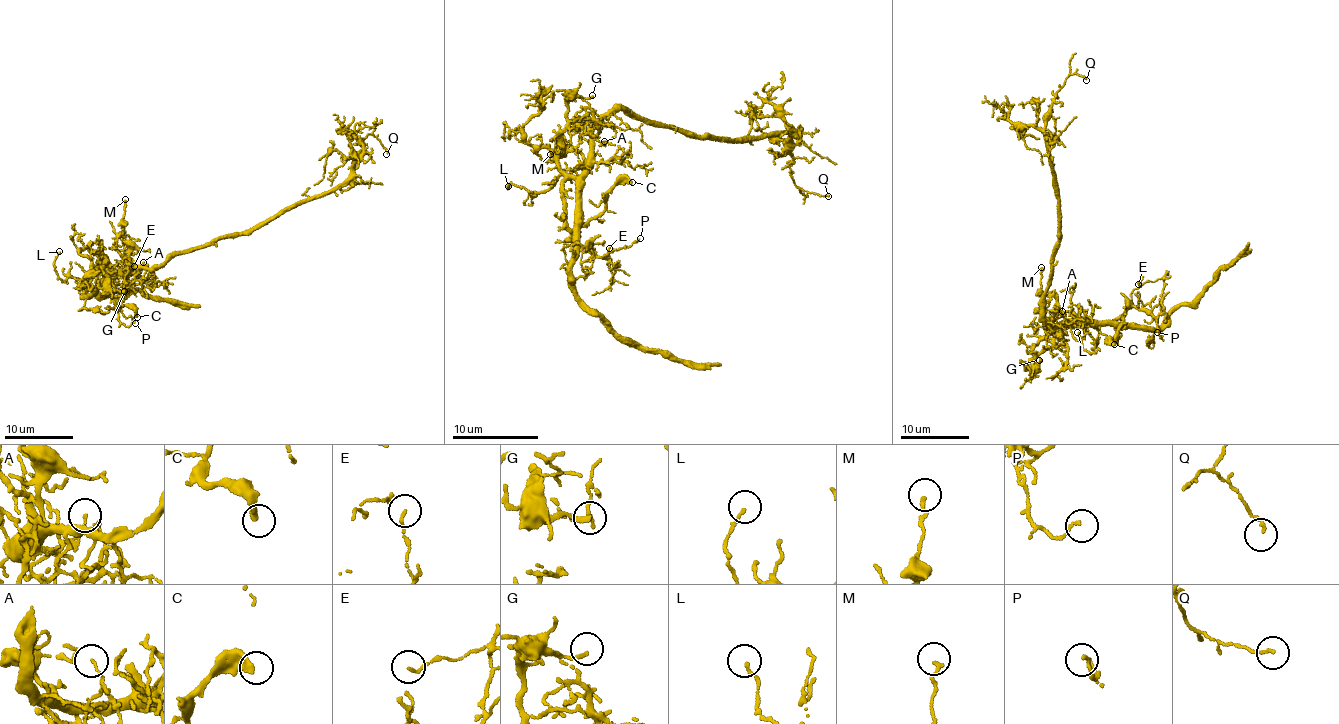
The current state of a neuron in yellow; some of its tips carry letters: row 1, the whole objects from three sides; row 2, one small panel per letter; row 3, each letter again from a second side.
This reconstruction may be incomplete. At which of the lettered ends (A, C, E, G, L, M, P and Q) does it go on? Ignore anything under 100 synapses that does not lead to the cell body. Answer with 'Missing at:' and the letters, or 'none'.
Missing at: none

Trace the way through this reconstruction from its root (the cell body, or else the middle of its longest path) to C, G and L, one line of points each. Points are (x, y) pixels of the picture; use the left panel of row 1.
C: (166, 263), (130, 266), (123, 275), (104, 266), (94, 274), (123, 292), (120, 304), (137, 317)
G: (166, 263), (130, 266), (126, 272), (103, 257), (110, 289), (124, 291)
L: (166, 263), (147, 269), (130, 266), (126, 272), (98, 262), (83, 278), (64, 281), (55, 265), (59, 251)

